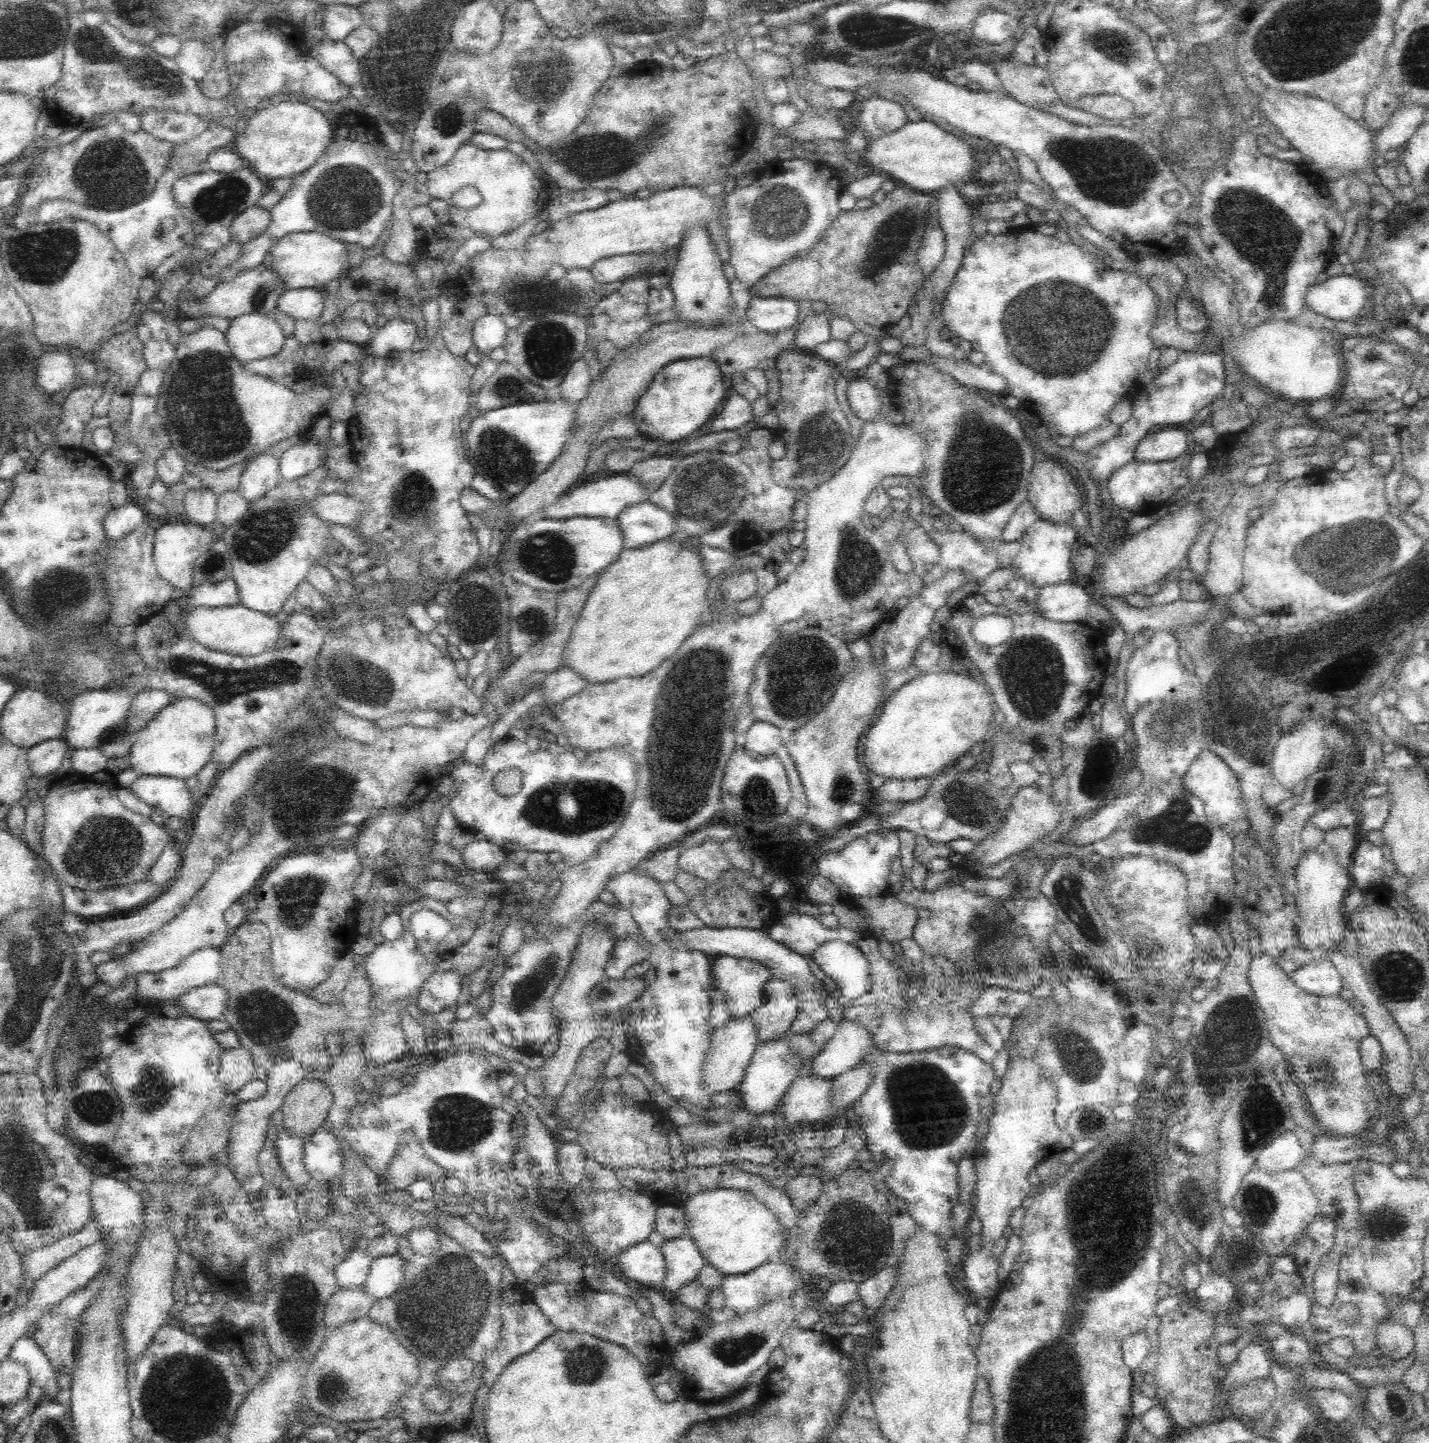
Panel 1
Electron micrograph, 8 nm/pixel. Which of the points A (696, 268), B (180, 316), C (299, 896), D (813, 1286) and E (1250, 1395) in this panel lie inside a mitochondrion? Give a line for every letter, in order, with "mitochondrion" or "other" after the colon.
A: other
B: other
C: mitochondrion
D: other
E: other

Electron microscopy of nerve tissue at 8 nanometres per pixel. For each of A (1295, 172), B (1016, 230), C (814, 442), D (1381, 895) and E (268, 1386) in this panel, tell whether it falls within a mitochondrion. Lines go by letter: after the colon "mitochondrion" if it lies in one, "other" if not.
A: other
B: other
C: mitochondrion
D: other
E: other

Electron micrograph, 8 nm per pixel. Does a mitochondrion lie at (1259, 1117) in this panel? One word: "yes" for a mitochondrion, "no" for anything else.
yes

